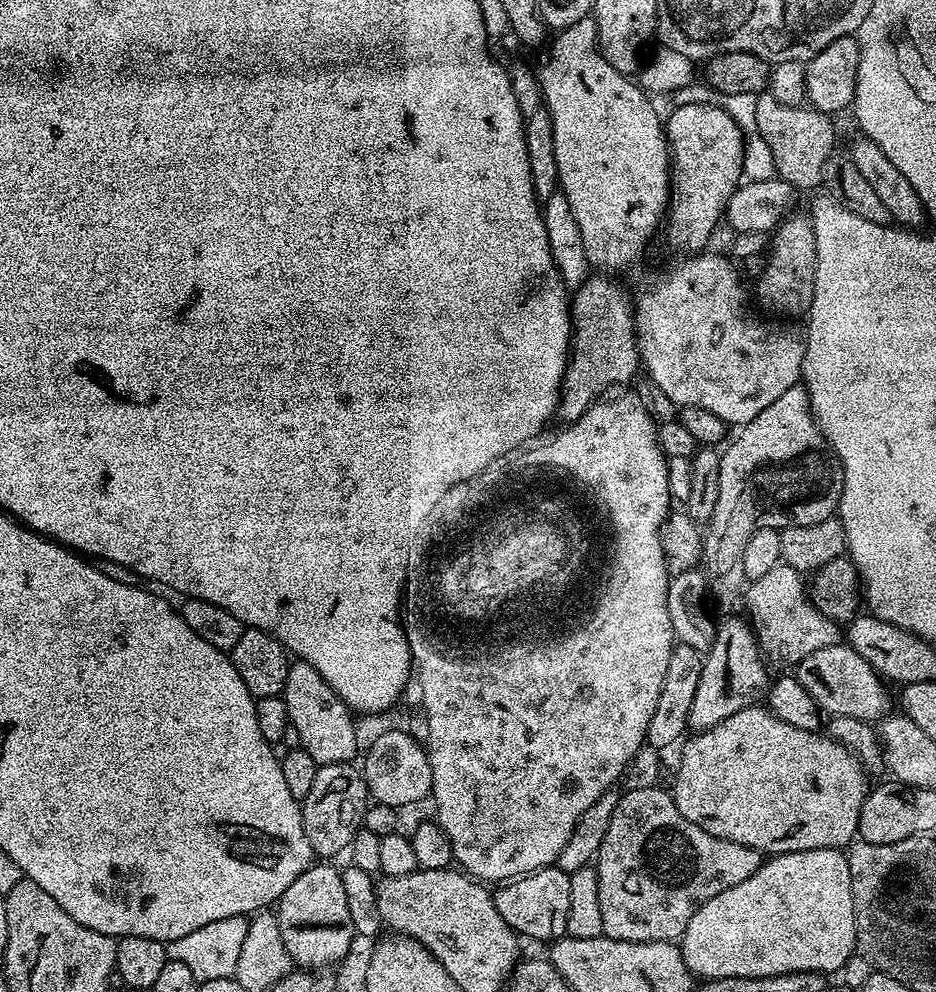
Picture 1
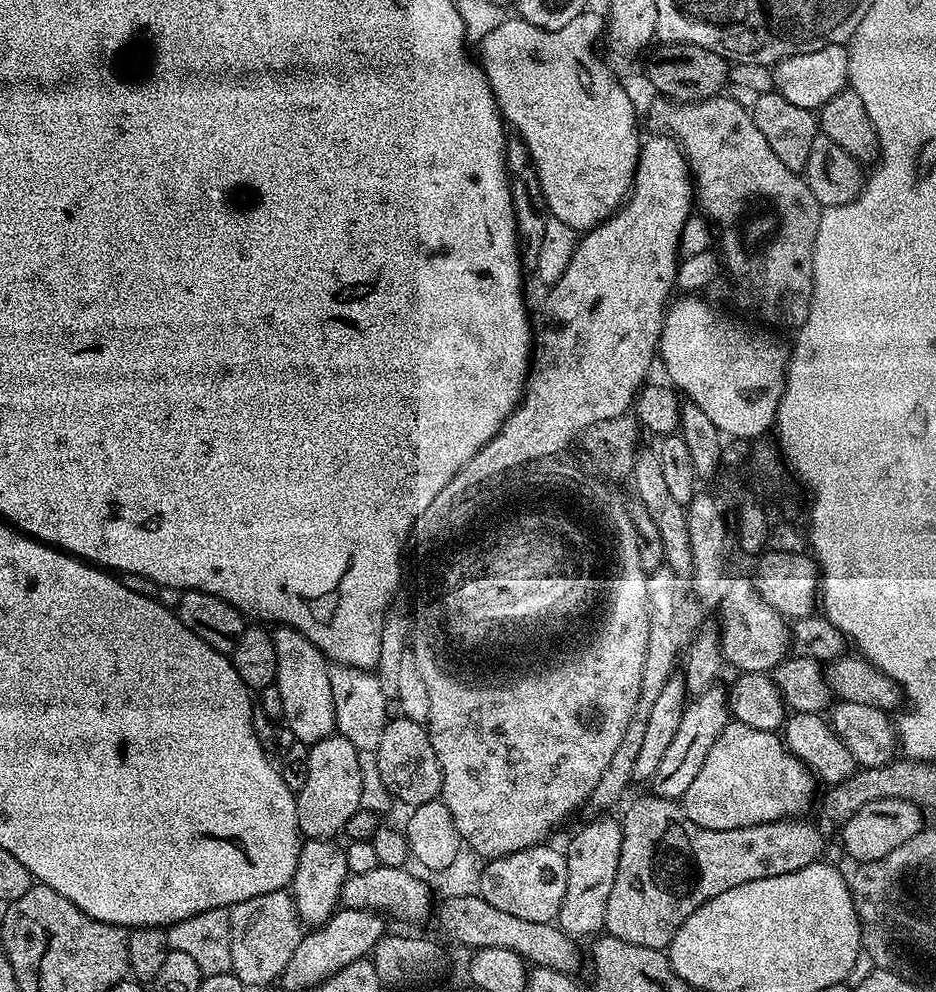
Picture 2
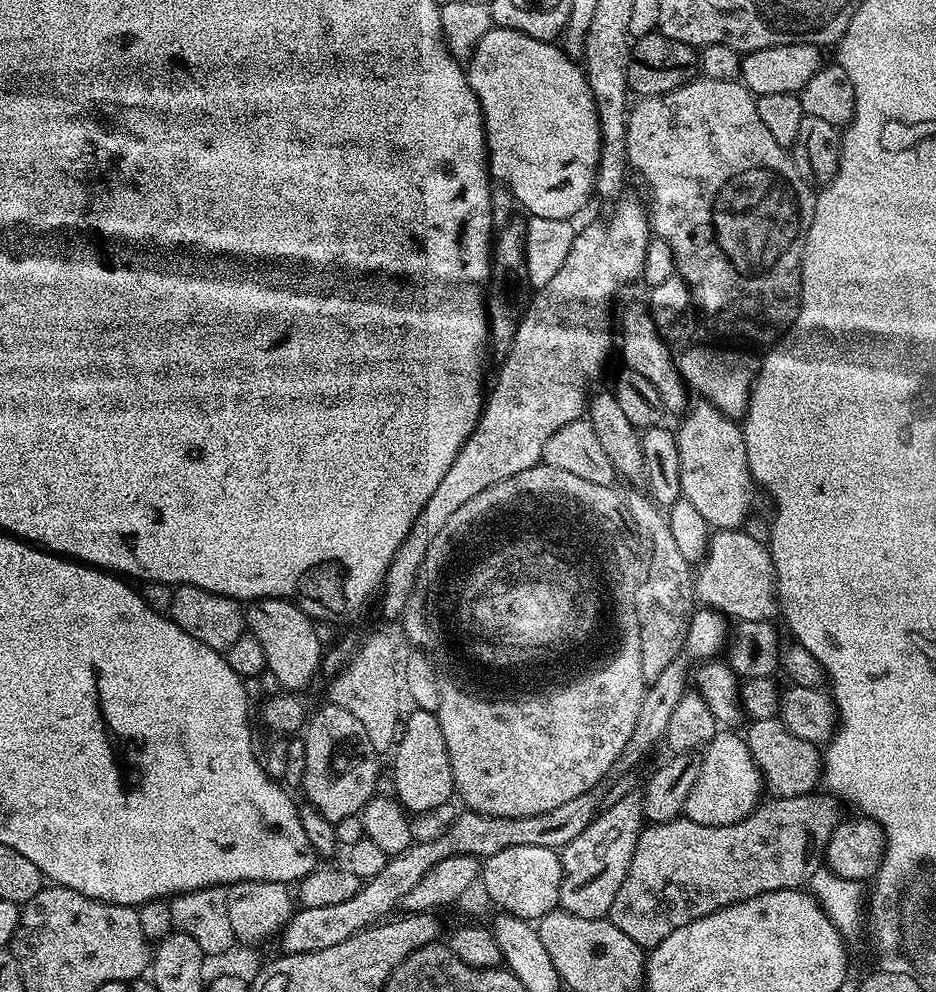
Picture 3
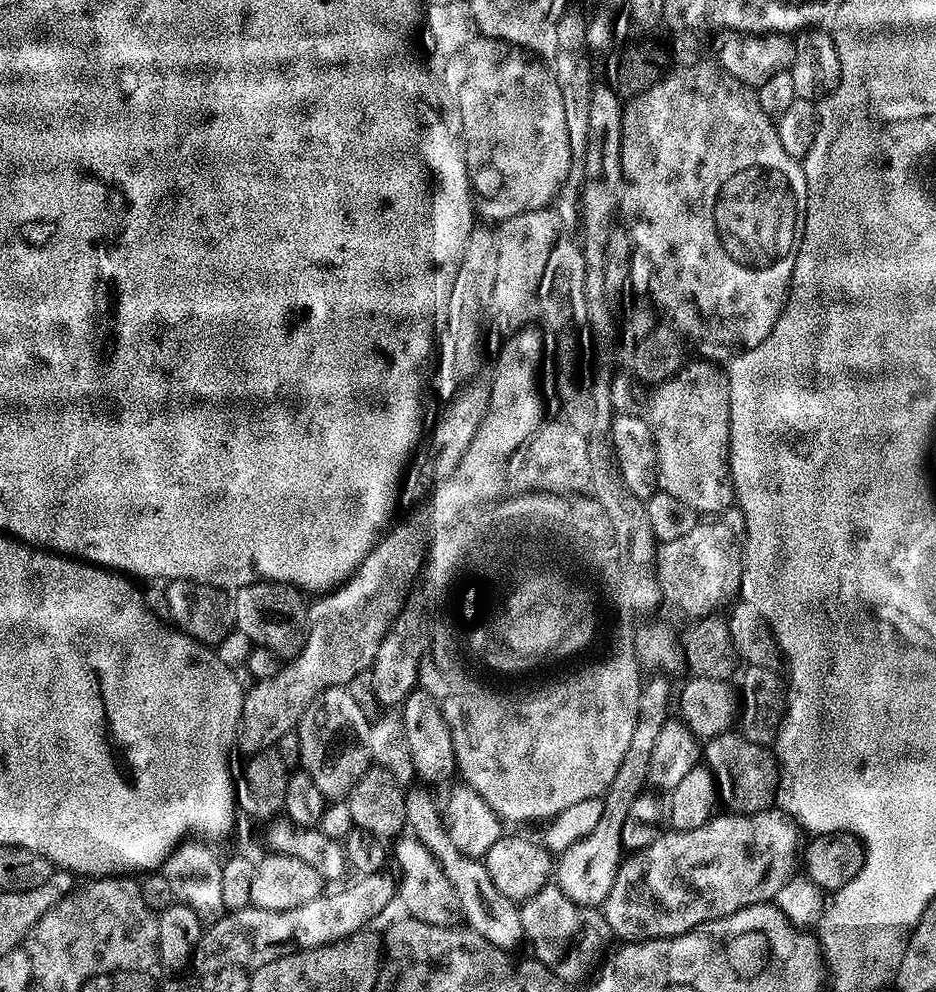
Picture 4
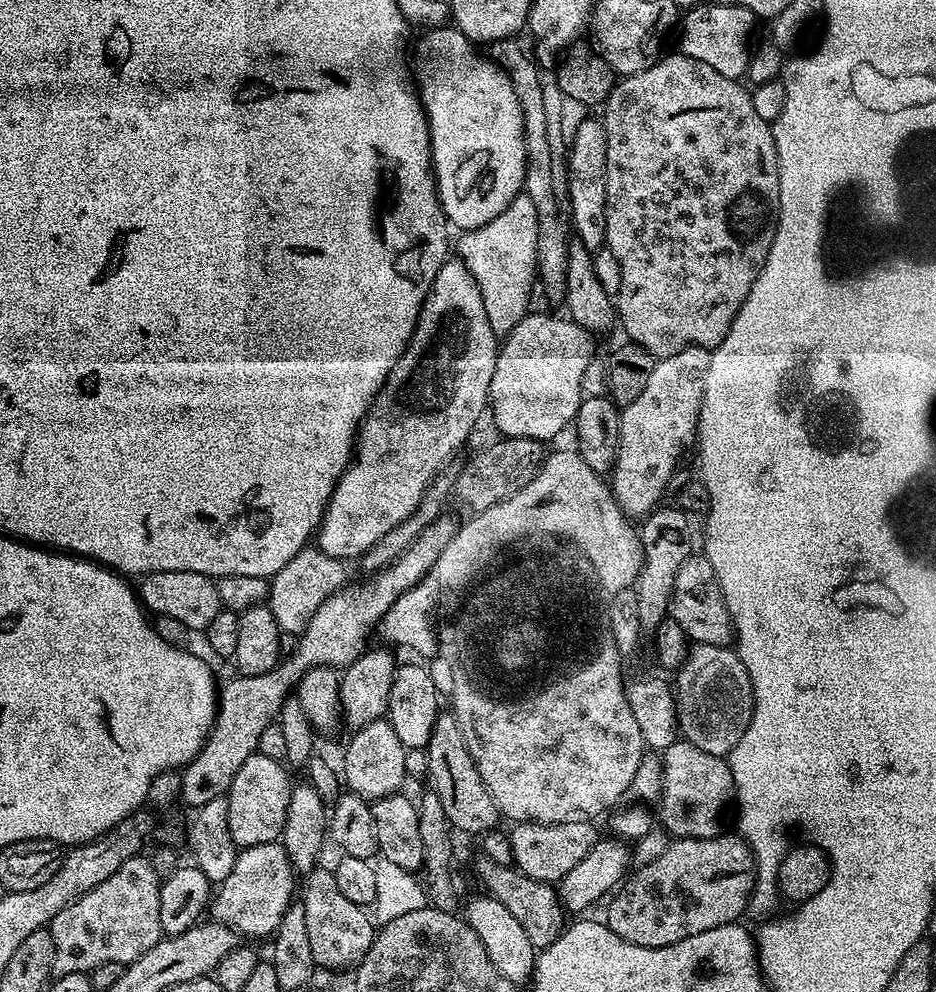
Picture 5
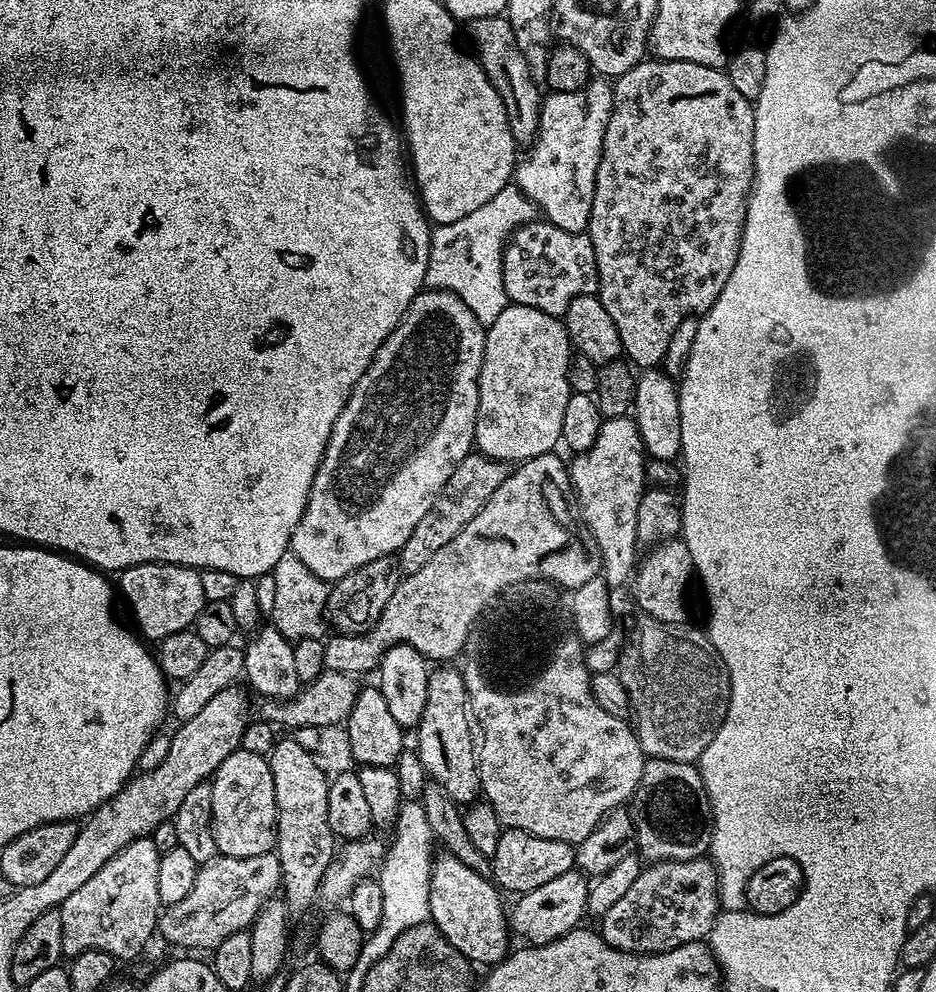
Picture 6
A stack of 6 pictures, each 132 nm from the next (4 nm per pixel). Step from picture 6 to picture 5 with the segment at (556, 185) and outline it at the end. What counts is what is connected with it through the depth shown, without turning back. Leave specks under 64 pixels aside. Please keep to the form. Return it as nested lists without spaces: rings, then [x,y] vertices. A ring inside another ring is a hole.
[[[585,118],[577,136],[568,149],[566,157],[568,168],[568,206],[570,209],[570,224],[575,235],[588,249],[599,250],[606,244],[606,130],[599,119]]]

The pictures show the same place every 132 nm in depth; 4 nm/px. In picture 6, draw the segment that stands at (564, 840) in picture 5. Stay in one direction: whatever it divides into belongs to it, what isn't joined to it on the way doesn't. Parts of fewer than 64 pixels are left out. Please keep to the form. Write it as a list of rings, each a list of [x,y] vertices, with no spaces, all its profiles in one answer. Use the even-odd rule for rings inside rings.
[[[504,828],[498,838],[498,850],[490,858],[490,876],[497,888],[505,893],[519,894],[538,890],[545,882],[576,868],[575,847],[554,838],[538,838],[526,830]]]

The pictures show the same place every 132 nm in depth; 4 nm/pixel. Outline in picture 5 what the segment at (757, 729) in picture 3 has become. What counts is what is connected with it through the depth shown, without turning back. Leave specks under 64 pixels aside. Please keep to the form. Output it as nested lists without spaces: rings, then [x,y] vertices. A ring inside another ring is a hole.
[[[683,738],[673,739],[669,748],[663,749],[662,763],[664,773],[662,774],[662,790],[658,801],[658,820],[669,837],[677,840],[686,838],[714,838],[725,831],[724,811],[728,804],[733,803],[736,787],[732,771],[727,759],[714,754],[706,754],[706,750],[698,750]]]

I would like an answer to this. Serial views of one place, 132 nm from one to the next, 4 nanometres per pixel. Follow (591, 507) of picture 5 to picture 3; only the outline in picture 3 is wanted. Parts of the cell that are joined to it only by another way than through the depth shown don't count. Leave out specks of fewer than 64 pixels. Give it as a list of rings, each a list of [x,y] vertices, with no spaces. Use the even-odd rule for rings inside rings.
[[[743,530],[713,531],[708,549],[694,572],[694,596],[703,607],[723,612],[736,622],[771,621],[778,612],[776,568],[772,565],[771,551]]]

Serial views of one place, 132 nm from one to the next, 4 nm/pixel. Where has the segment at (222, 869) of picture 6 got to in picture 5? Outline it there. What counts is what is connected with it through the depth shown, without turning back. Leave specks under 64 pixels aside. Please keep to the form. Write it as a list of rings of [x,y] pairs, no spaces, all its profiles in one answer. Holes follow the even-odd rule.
[[[283,843],[263,844],[240,848],[236,853],[234,870],[215,889],[210,901],[210,916],[217,924],[233,928],[241,937],[271,937],[279,926],[280,920],[294,903],[292,891],[297,891],[297,873],[287,856]]]

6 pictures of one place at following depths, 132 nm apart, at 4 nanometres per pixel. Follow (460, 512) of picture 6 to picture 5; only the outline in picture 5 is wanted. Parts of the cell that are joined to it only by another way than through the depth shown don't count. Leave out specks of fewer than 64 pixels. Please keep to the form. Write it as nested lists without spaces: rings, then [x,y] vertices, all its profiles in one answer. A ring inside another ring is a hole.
[[[507,438],[497,439],[497,444],[489,446],[485,452],[480,452],[468,465],[457,471],[456,482],[454,485],[455,499],[460,499],[466,507],[472,508],[473,513],[485,512],[490,506],[494,506],[500,500],[510,498],[540,468],[546,455],[546,448],[541,441],[531,440],[530,438]]]

